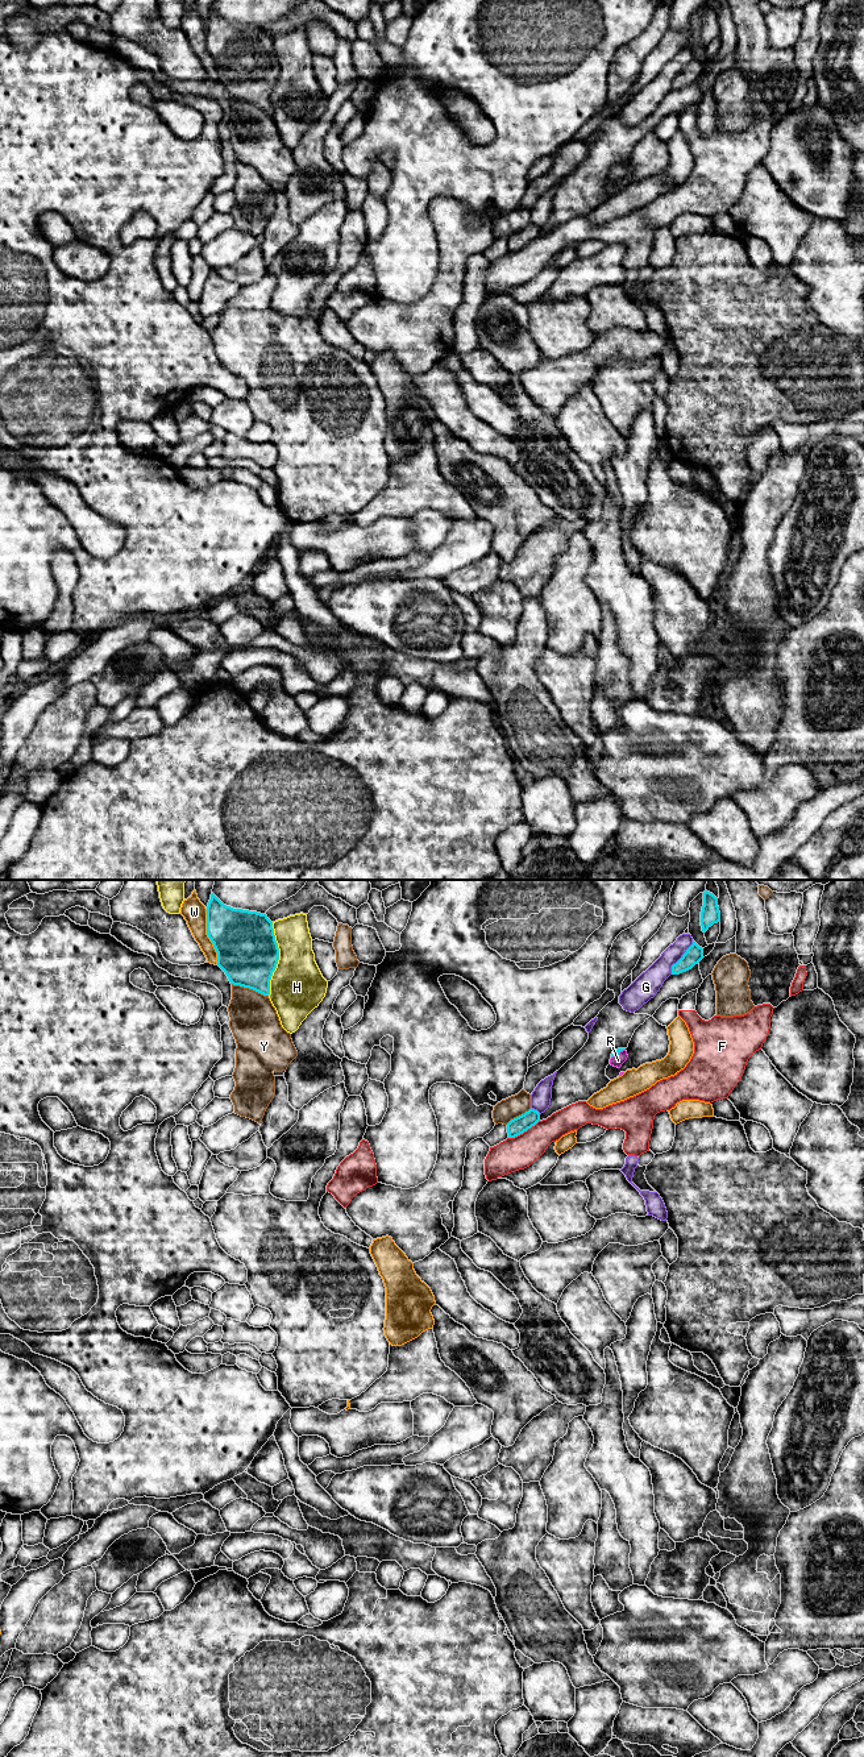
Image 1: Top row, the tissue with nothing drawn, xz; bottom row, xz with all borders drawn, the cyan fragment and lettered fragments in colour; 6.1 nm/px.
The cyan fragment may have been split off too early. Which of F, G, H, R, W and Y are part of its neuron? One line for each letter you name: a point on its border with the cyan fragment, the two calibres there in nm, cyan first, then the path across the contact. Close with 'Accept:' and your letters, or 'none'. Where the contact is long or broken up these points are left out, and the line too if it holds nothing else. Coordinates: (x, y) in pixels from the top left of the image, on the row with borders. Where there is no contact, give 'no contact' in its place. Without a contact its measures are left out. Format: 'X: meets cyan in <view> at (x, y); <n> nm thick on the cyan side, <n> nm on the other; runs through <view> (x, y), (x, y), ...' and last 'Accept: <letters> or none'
R: meets cyan in xz at (618, 1054); 50 nm thick on the cyan side, 70 nm on the other; runs through xz (615, 1053), (618, 1054), (618, 1060)
Accept: R

